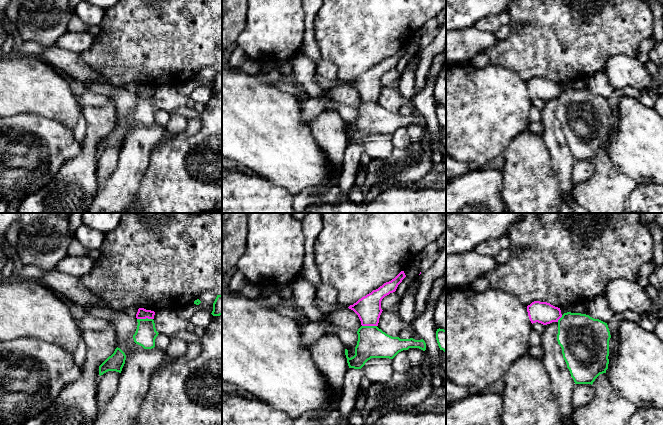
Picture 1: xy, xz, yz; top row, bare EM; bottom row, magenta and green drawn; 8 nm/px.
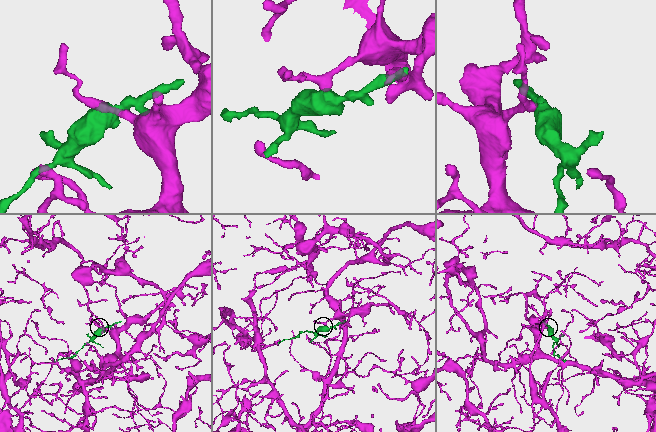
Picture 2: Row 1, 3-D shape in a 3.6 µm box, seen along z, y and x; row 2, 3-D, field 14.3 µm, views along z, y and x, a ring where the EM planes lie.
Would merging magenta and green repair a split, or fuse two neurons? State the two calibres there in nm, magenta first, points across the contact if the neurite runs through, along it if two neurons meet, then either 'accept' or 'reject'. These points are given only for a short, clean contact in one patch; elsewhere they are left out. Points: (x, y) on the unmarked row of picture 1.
calibres 90 and 170 nm; border xy (152, 94), (137, 95); reject

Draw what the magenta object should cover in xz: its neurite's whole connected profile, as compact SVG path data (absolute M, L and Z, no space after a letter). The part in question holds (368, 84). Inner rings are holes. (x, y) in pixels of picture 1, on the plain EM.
M401 47L394 55L384 59L378 65L373 66L348 83L358 91L362 102L378 102L379 94L383 87L381 85L382 75L395 68L405 53L404 47Z

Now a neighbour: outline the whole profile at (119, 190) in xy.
M122 86L116 87L111 98L116 107L117 123L126 131L125 140L119 152L115 171L104 181L100 191L93 199L88 213L123 213L135 200L141 179L148 167L152 149L159 143L165 129L158 124L144 125L136 120L133 111L137 105L137 94Z

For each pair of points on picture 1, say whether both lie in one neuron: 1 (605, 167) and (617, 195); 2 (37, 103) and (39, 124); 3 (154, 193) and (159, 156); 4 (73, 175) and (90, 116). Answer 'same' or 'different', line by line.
1: same
2: different
3: same
4: same

